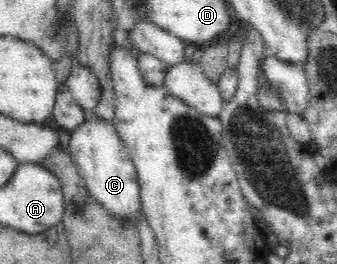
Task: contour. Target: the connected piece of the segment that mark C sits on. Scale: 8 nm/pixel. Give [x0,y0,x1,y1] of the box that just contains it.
[66,114,141,222]

